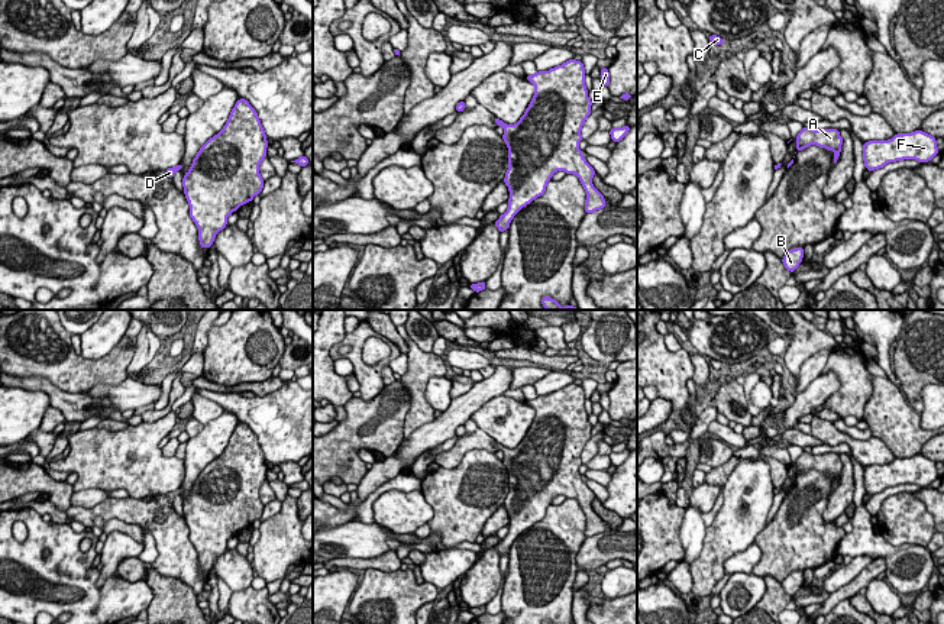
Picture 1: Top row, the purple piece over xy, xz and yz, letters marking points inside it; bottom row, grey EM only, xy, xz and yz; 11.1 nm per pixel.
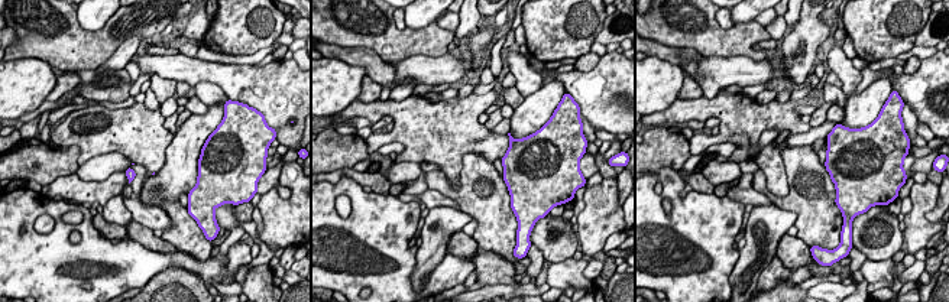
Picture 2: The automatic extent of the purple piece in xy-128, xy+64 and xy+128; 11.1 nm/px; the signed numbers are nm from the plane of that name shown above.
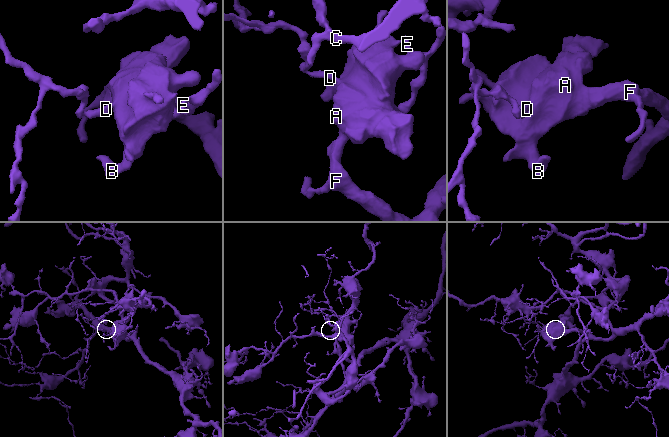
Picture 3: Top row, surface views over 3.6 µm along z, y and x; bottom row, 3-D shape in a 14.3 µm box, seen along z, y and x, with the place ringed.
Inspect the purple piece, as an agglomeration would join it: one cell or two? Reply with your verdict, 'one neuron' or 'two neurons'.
one neuron

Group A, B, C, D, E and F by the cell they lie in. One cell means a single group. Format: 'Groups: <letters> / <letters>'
Groups: A B C D E F

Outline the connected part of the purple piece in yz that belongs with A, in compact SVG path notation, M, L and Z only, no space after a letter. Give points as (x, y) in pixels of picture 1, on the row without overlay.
M802 452L796 459L796 476L811 469L833 475L835 488L841 476L843 462L837 453L814 455L812 452Z

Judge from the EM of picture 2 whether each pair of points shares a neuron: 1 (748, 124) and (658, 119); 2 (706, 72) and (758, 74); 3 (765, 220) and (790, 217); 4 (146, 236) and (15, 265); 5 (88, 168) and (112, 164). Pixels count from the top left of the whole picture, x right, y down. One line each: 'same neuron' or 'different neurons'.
1: same neuron
2: same neuron
3: same neuron
4: different neurons
5: same neuron

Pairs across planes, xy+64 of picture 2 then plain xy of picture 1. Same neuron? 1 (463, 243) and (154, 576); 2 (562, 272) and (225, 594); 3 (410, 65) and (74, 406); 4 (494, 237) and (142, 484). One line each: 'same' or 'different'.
1: different
2: different
3: different
4: different

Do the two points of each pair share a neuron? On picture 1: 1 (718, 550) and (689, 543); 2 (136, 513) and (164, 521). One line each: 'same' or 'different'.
1: different
2: same

